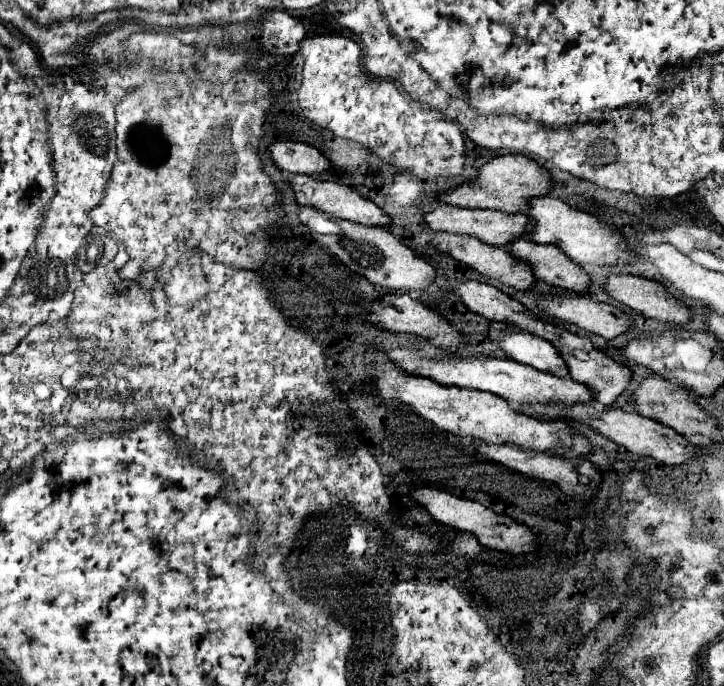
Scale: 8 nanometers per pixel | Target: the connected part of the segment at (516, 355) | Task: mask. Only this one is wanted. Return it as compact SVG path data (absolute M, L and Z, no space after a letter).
M506 332L500 340L500 348L506 352L506 356L520 364L528 364L554 376L568 376L568 366L556 346L548 340L532 336L530 332Z

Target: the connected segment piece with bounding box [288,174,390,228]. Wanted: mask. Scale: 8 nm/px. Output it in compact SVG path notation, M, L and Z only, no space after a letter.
M306 174L288 176L288 182L296 192L298 204L302 204L302 206L312 206L316 210L322 210L322 212L334 216L334 218L344 218L344 220L350 220L350 222L356 222L362 226L382 226L382 228L390 226L390 216L384 210L380 210L374 202L362 198L356 190L348 188L346 184L314 180L312 176L306 176Z

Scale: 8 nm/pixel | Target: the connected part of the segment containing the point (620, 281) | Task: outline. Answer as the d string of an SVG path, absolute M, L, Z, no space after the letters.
M610 276L608 294L644 318L656 318L670 324L686 324L692 318L692 310L676 296L672 296L660 282L642 276Z

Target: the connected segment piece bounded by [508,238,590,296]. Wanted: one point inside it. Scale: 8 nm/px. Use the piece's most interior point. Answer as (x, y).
(551, 265)

